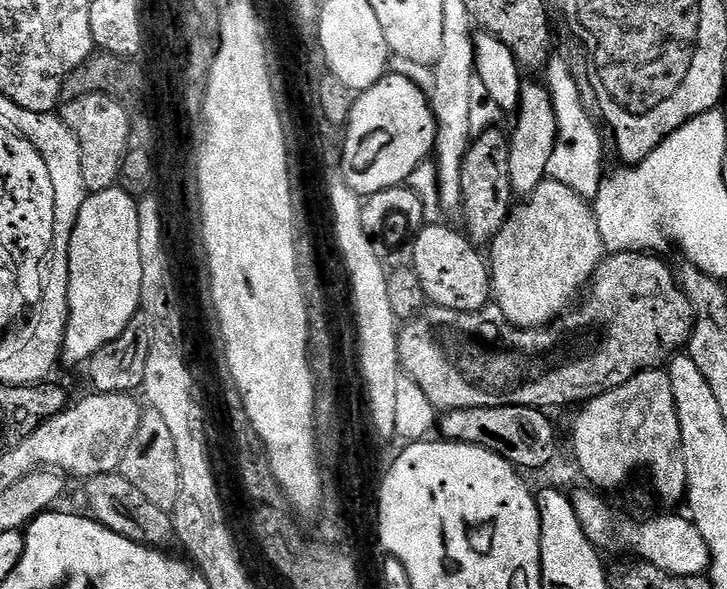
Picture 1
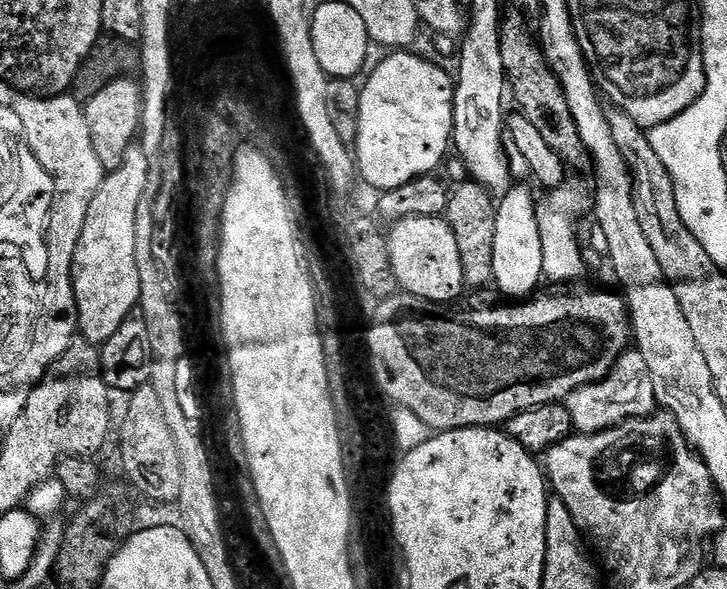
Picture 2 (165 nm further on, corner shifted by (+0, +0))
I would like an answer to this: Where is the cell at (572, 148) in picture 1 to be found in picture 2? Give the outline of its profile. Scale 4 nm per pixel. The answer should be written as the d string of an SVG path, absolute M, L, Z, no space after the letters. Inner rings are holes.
M565 179L560 187L543 193L536 205L538 218L538 234L542 240L542 266L544 275L556 286L572 286L586 275L586 267L582 254L582 243L576 237L576 223L580 215L590 208L590 192L583 188L576 180Z

